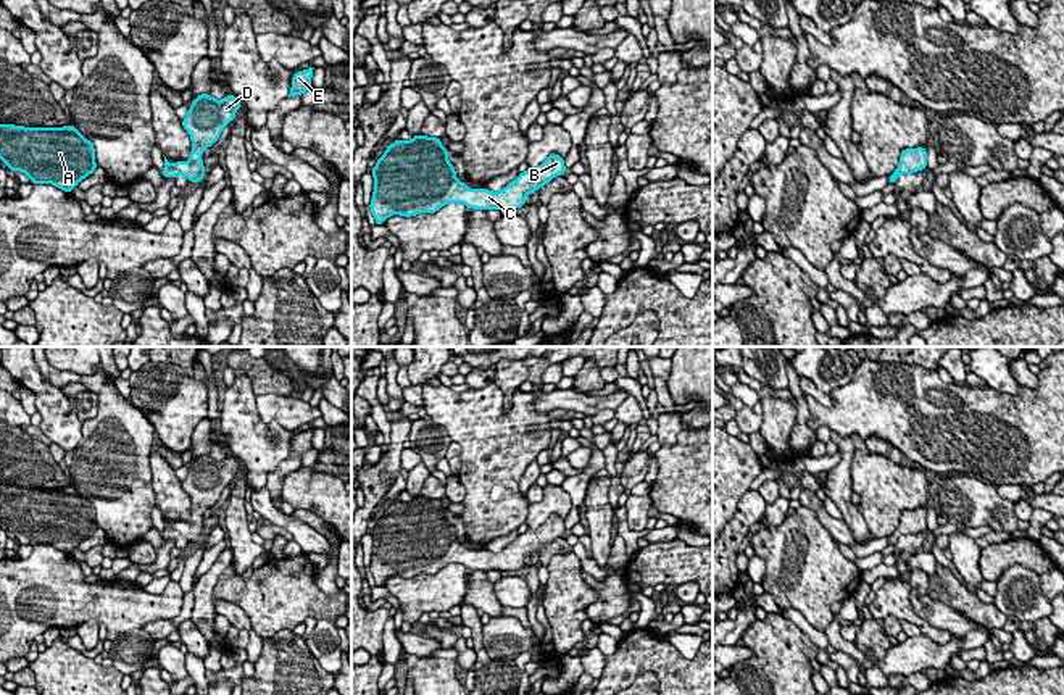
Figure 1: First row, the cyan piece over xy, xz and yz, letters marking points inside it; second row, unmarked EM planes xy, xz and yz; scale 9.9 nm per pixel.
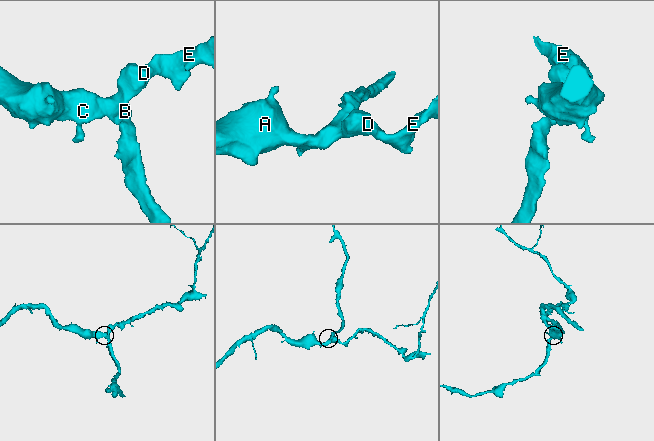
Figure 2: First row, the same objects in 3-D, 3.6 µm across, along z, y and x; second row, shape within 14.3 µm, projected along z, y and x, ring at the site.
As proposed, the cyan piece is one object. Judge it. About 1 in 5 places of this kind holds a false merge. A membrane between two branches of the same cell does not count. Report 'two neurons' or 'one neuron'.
one neuron

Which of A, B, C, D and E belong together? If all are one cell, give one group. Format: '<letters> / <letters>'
A B C D E

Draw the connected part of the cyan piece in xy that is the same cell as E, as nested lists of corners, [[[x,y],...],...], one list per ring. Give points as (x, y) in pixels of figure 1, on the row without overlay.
[[[310,427],[308,431],[297,432],[292,437],[292,450],[289,458],[303,456],[306,452],[313,448],[313,443],[311,443],[313,431],[314,429]]]

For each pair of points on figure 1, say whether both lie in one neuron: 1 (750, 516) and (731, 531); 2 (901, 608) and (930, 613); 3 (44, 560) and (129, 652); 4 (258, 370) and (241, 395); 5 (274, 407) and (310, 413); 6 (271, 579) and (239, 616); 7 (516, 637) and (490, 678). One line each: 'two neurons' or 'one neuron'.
1: one neuron
2: two neurons
3: two neurons
4: two neurons
5: one neuron
6: two neurons
7: two neurons

